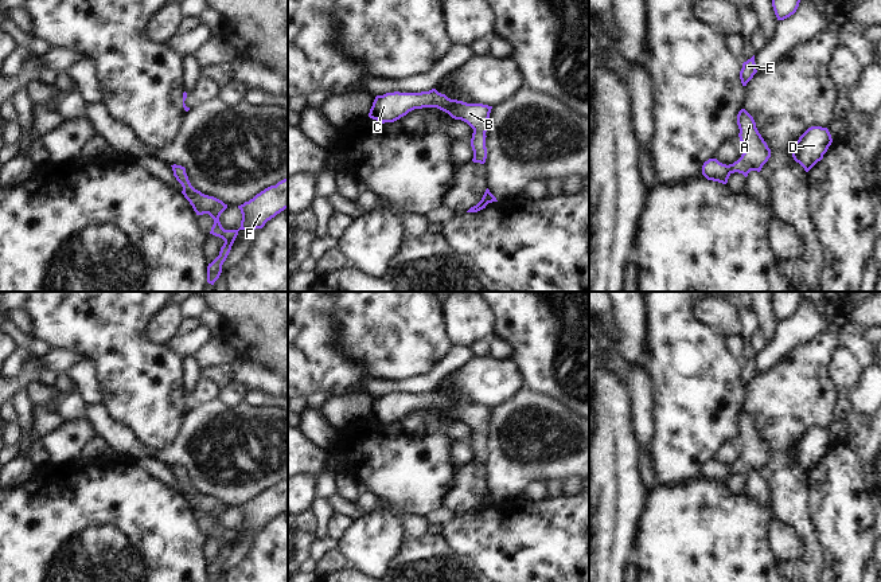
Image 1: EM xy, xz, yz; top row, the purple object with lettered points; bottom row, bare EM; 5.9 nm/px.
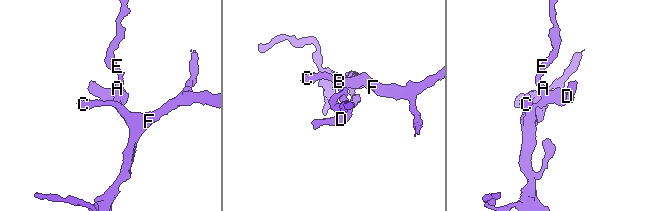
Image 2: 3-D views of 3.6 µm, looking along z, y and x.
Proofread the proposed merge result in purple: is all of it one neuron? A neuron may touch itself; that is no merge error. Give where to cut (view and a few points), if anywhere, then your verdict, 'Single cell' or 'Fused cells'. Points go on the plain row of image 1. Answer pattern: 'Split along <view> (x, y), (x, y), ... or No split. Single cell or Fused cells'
No split. Single cell

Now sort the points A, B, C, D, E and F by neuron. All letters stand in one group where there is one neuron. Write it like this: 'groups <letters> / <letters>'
groups A B C D E F

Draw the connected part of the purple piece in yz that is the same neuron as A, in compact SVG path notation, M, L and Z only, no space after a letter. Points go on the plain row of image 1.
M741 410L737 415L738 438L744 449L741 458L733 465L722 465L717 460L709 460L702 466L702 476L707 481L728 484L732 474L738 473L745 479L751 472L760 473L763 466L771 458L771 450L759 434L753 418Z

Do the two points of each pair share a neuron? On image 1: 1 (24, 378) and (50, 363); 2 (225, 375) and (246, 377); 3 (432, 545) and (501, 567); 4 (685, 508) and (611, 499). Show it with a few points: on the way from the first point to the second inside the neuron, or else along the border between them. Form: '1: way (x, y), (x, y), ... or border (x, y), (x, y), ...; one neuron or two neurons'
1: way (31, 371), (39, 363), (43, 363); one neuron
2: border (227, 370), (233, 379); two neurons
3: border (440, 534), (453, 551), (464, 555), (476, 567); two neurons
4: border (648, 493), (636, 532); two neurons

